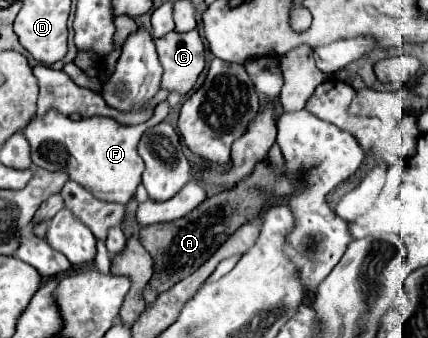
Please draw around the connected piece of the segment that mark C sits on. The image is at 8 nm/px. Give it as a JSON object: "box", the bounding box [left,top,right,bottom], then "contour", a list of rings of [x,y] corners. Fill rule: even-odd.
{"box":[157,30,205,94],"contour":[[[197,30],[187,34],[171,32],[157,40],[157,54],[163,64],[163,88],[187,94],[205,68],[205,46]]]}

